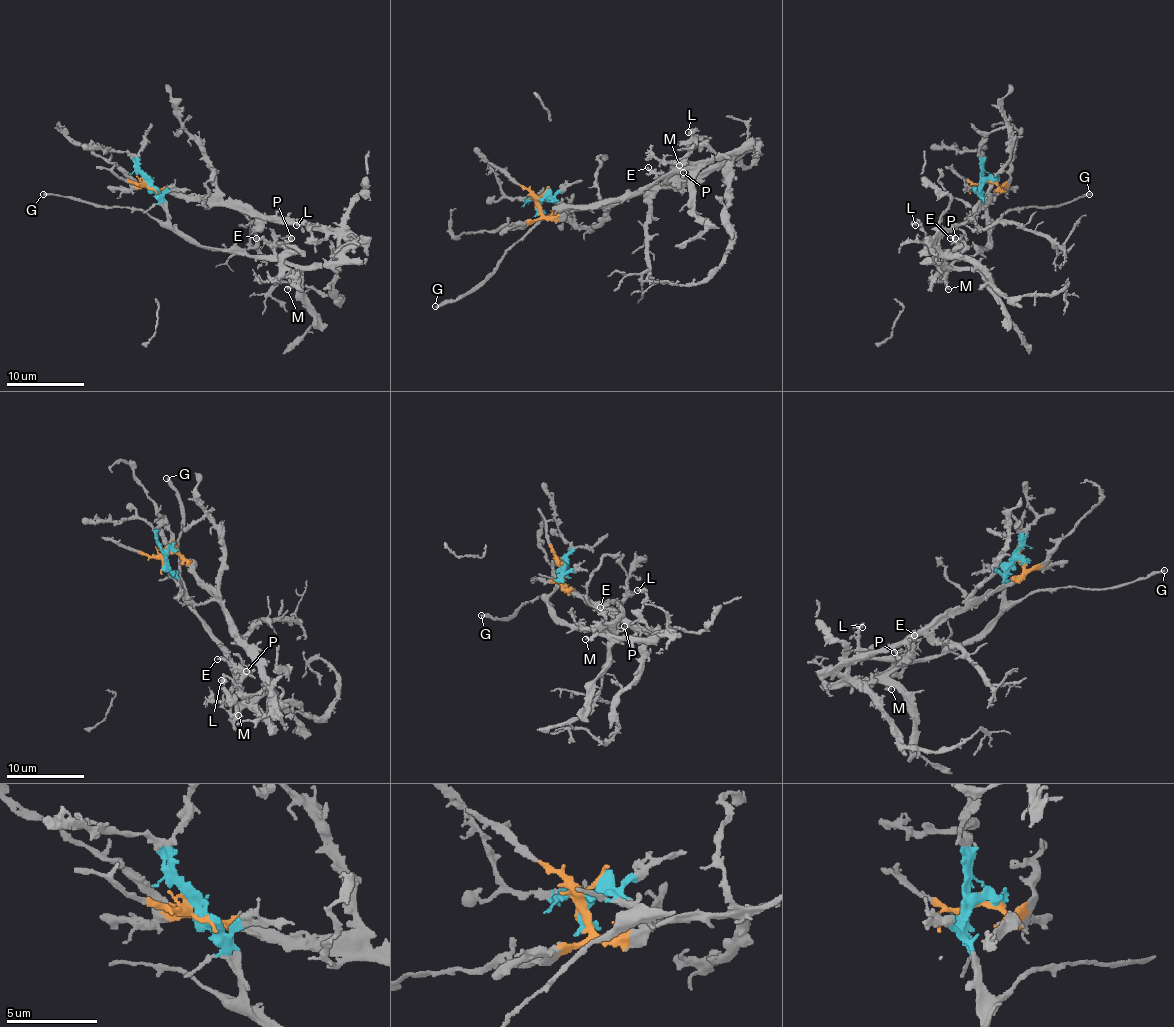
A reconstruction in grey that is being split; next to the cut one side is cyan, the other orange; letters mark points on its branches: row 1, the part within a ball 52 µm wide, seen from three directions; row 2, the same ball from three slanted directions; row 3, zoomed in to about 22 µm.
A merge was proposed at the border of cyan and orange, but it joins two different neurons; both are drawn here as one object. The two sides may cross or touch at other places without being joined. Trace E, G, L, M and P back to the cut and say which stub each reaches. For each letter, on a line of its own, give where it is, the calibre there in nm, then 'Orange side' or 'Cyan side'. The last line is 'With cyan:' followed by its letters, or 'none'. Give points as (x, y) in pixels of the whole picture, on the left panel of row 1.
E: Place: (256, 238). Thickness 240 nm. Cyan side
G: Place: (43, 194). Thickness 240 nm. Cyan side
L: Place: (296, 225). Thickness 240 nm. Orange side
M: Place: (287, 289). Thickness 240 nm. Cyan side
P: Place: (291, 238). Thickness 180 nm. Cyan side
With cyan: E, G, M, P

